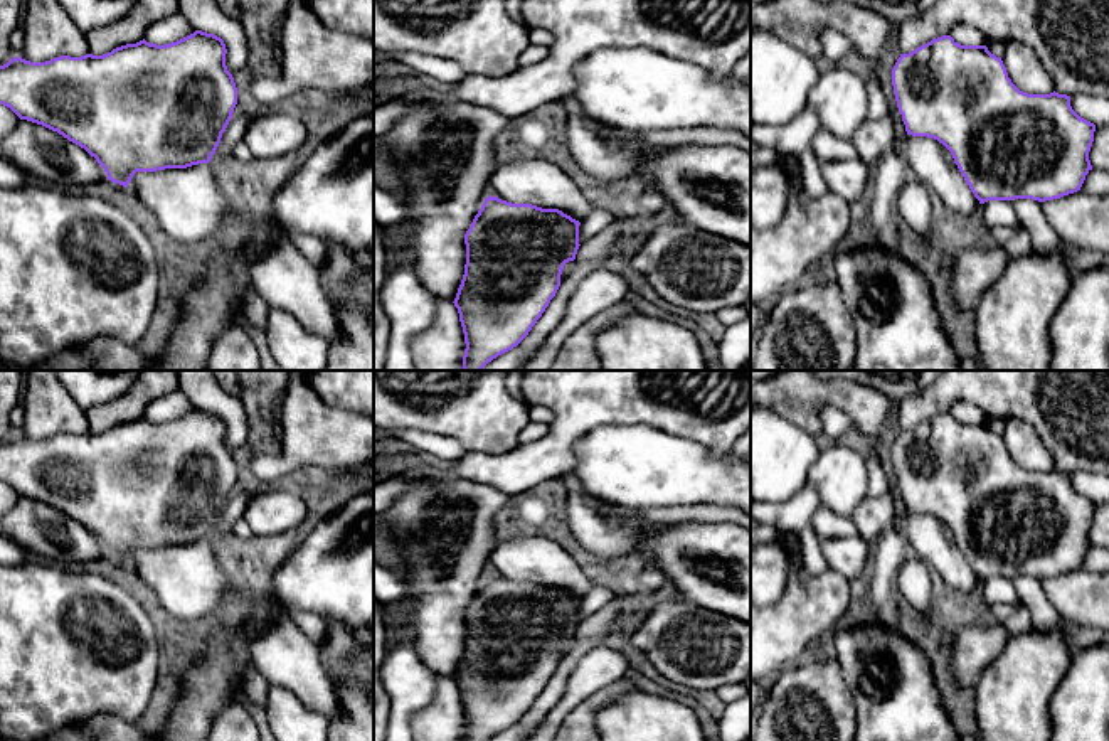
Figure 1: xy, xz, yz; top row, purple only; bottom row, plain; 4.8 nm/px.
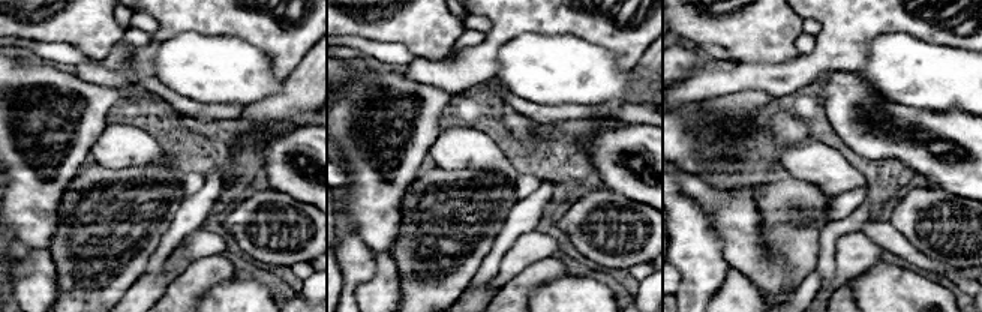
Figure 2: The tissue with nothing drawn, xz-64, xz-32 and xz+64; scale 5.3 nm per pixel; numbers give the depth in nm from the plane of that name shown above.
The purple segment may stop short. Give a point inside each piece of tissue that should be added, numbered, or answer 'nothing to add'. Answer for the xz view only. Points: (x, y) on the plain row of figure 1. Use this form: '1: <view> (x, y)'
nothing to add

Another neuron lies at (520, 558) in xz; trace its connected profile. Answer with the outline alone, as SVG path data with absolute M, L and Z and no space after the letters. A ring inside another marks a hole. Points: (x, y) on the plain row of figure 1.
M537 534L498 541L490 552L488 571L512 581L559 586L579 600L594 586L564 547Z

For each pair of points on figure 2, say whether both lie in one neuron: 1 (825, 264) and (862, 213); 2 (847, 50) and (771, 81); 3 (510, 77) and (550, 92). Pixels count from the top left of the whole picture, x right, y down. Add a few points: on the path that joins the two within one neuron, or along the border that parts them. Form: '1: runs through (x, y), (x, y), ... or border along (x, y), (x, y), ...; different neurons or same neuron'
1: runs through (828, 249), (828, 240), (841, 227), (847, 225); same neuron
2: runs through (828, 56), (817, 65), (790, 77); same neuron
3: runs through (520, 77), (535, 77), (540, 81); same neuron

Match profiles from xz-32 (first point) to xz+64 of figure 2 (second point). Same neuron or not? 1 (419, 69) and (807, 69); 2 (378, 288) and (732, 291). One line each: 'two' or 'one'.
1: one
2: one

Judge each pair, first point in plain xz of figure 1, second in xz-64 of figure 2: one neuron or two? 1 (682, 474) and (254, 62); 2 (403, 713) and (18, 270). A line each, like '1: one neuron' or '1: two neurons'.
1: one neuron
2: one neuron

